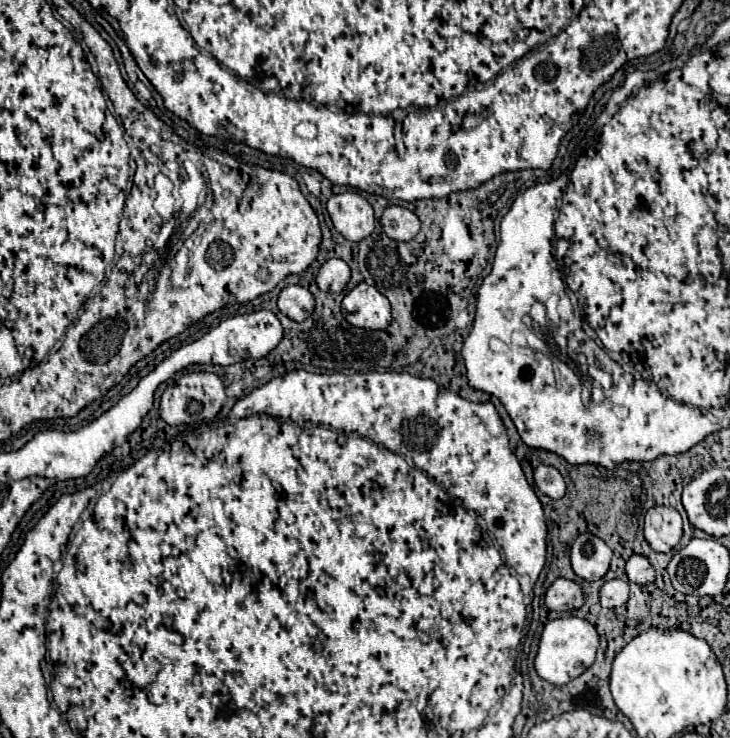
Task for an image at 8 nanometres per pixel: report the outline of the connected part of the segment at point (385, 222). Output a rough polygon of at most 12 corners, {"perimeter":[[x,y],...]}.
{"perimeter":[[390,205],[382,229],[390,239],[412,241],[420,219],[406,207]]}

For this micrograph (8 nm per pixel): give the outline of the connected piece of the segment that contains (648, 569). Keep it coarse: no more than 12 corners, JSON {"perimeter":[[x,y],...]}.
{"perimeter":[[642,555],[626,561],[626,575],[632,583],[654,581],[654,567]]}

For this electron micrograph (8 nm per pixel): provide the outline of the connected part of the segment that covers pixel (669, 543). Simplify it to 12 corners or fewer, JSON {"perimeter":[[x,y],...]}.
{"perimeter":[[676,509],[646,513],[644,537],[654,551],[672,551],[682,537]]}

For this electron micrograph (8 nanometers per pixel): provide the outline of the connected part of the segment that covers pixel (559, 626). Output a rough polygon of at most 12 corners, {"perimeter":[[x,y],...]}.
{"perimeter":[[574,615],[548,621],[534,667],[564,685],[594,663],[598,633]]}

